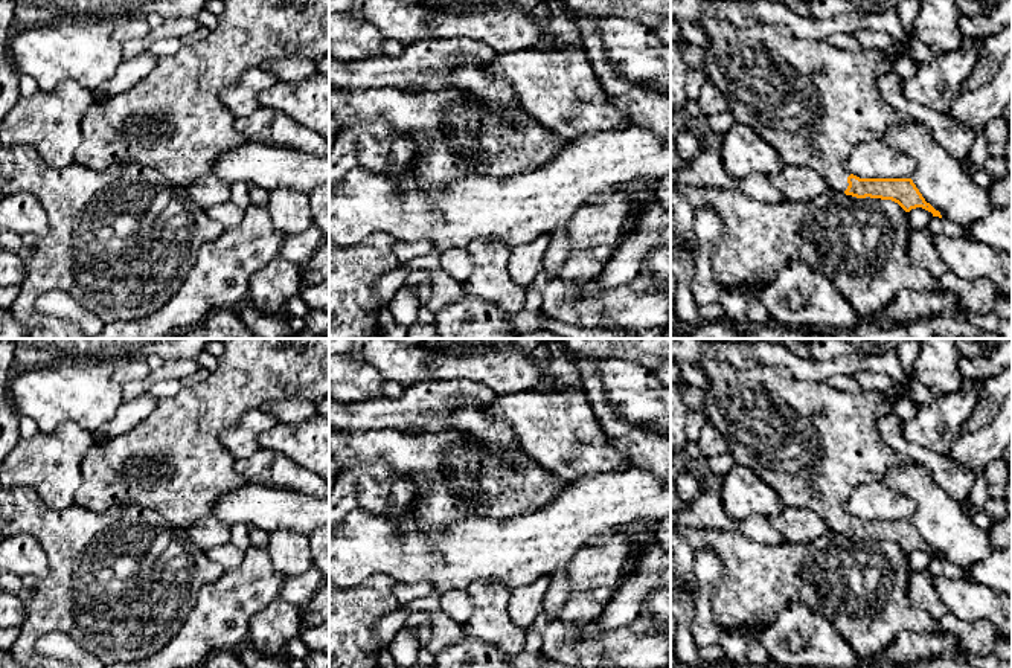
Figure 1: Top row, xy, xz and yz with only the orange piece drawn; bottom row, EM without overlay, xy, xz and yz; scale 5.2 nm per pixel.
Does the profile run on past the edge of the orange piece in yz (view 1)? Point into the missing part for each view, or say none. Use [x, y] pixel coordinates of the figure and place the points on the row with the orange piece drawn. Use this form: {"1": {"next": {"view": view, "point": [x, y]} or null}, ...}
{"1": {"next": {"view": "yz", "point": [813, 102]}}}

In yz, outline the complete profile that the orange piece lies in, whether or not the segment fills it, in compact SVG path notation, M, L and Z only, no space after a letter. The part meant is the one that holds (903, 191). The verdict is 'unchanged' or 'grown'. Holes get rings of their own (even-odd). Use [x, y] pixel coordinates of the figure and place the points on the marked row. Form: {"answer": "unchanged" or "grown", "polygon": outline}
{"answer": "grown", "polygon": "M703 18L698 24L710 38L704 47L706 78L725 95L736 124L750 127L768 142L783 163L812 169L831 189L846 195L892 200L905 212L922 207L942 218L911 178L860 178L846 169L846 160L857 145L881 140L890 127L911 120L881 98L875 66L884 58L928 63L934 53L927 44L914 38L904 41L904 52L850 52L829 41L800 38L777 23L735 26L727 20Z"}

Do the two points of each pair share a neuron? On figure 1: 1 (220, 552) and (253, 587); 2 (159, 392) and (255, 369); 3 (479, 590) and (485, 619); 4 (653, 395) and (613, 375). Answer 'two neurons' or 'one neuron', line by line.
1: two neurons
2: two neurons
3: one neuron
4: one neuron

